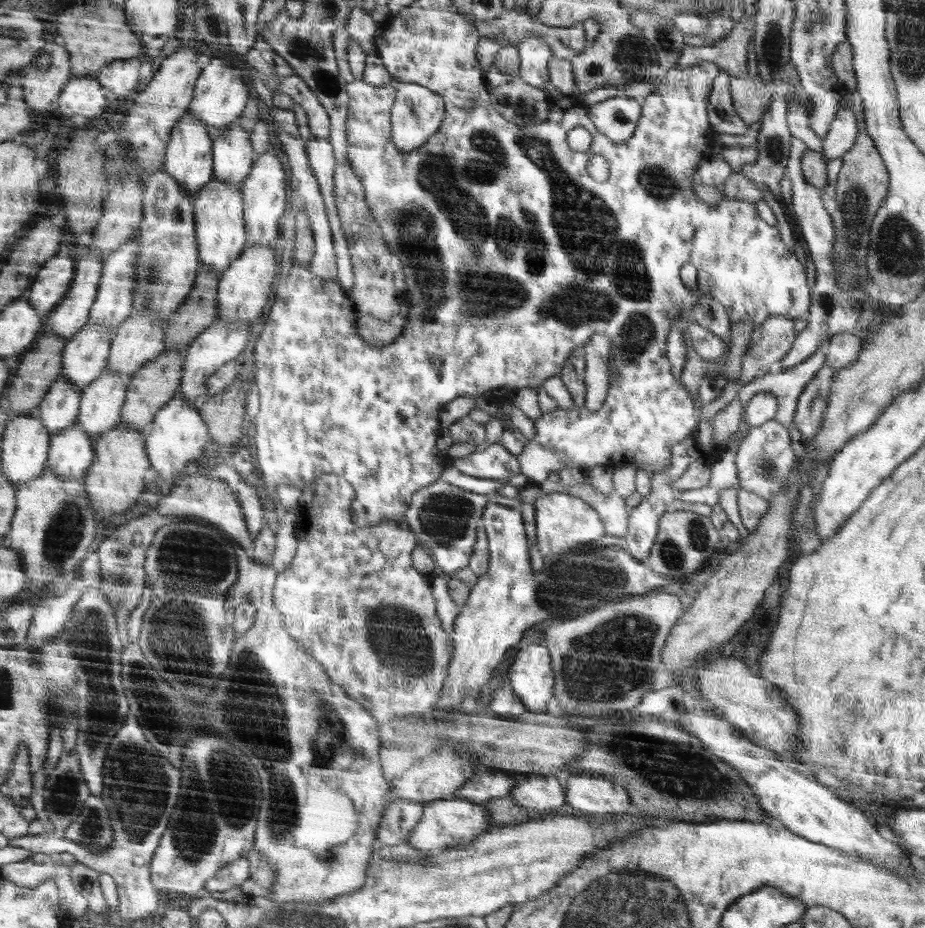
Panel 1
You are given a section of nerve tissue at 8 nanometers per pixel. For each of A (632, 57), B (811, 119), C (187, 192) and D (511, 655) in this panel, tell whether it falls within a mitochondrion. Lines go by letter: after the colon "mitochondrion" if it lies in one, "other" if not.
A: mitochondrion
B: other
C: other
D: other

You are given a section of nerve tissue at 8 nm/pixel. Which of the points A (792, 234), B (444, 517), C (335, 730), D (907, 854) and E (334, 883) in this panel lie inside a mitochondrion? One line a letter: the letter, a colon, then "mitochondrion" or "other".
A: other
B: mitochondrion
C: mitochondrion
D: other
E: other

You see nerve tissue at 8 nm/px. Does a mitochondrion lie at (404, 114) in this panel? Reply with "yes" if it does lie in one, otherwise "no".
yes

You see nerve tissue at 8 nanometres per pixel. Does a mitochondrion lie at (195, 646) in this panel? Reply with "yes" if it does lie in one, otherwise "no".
yes

